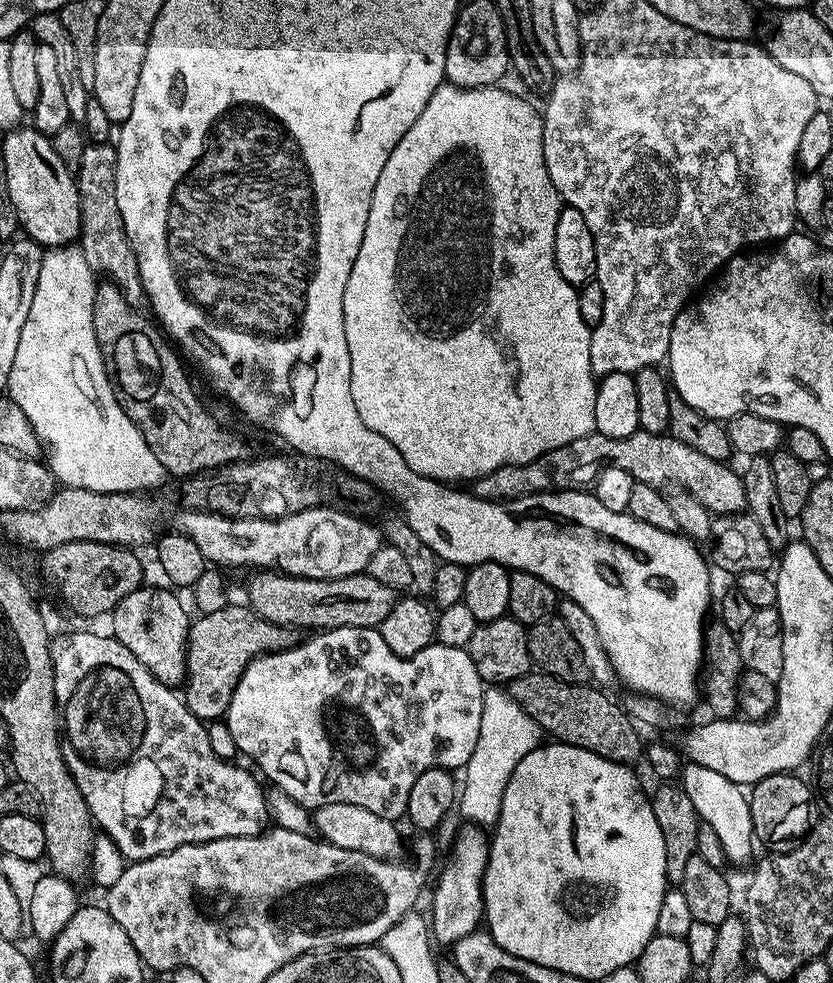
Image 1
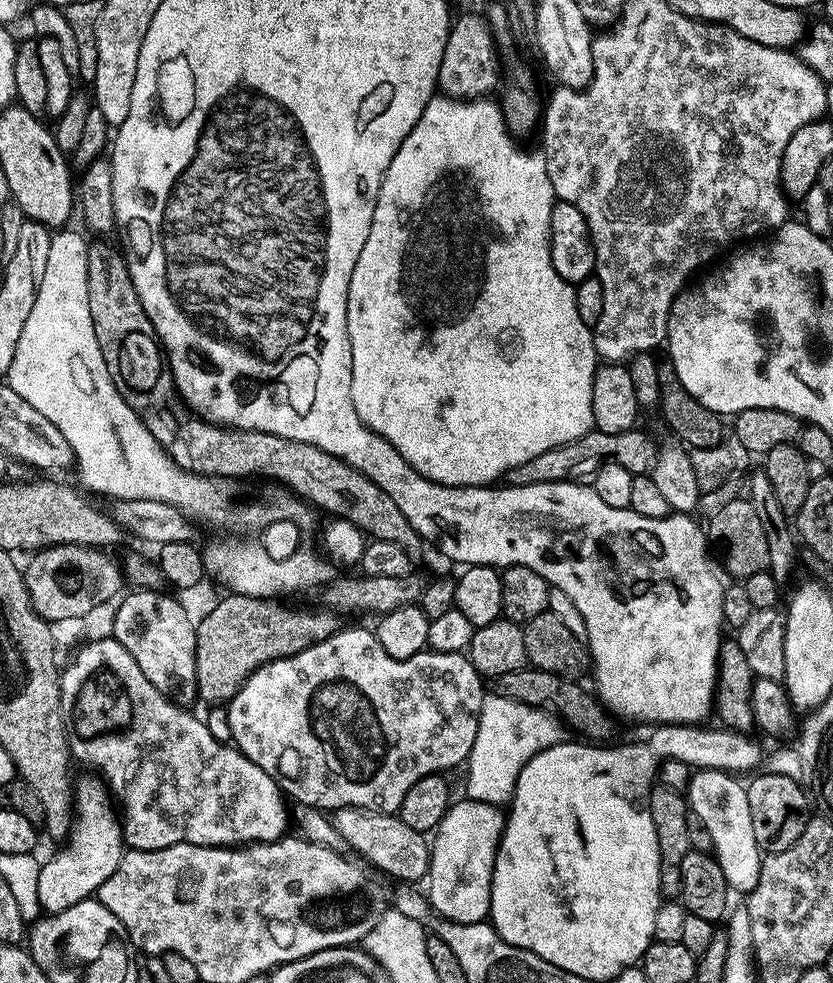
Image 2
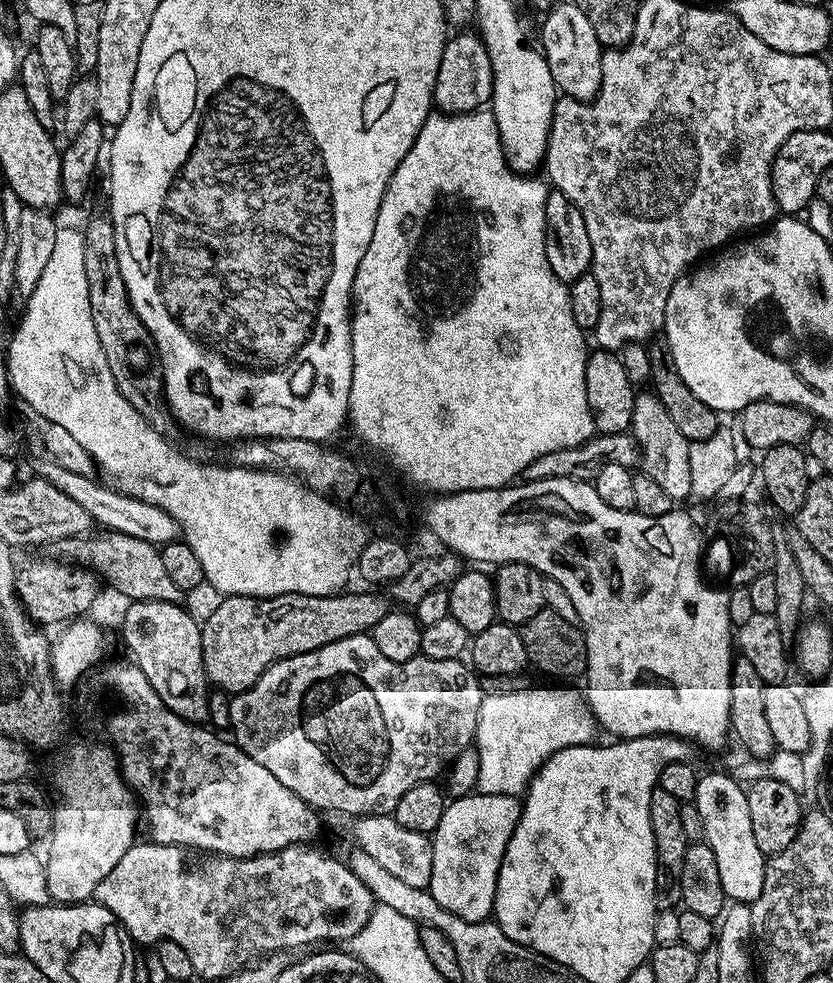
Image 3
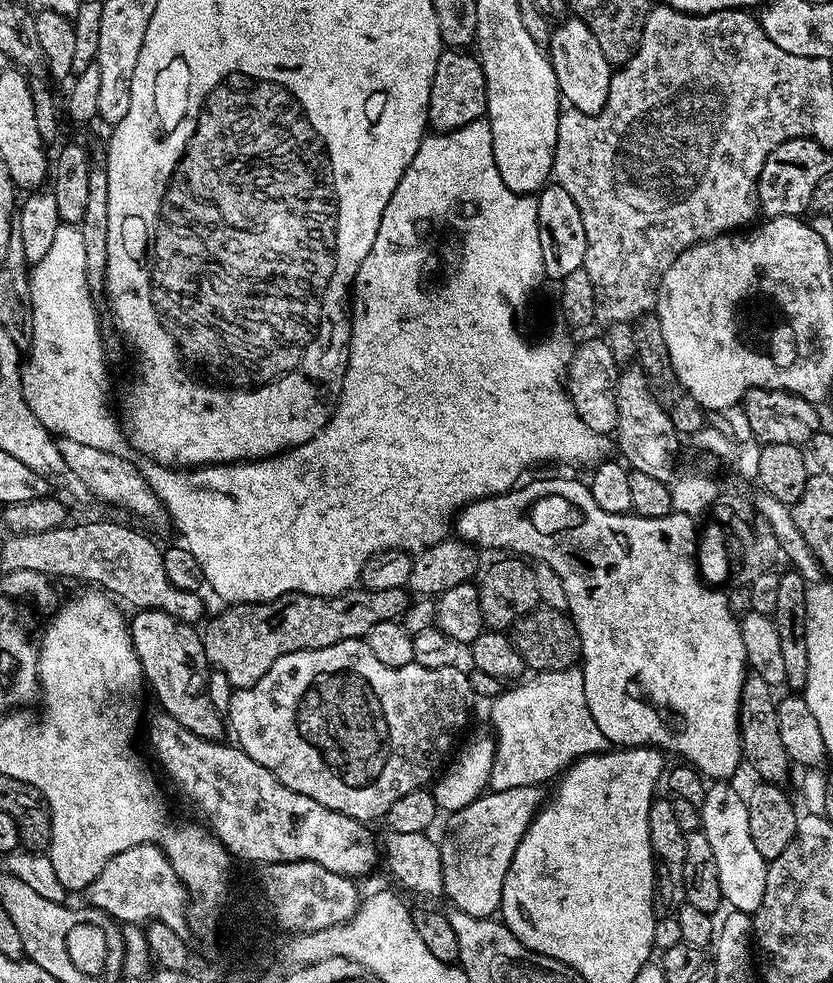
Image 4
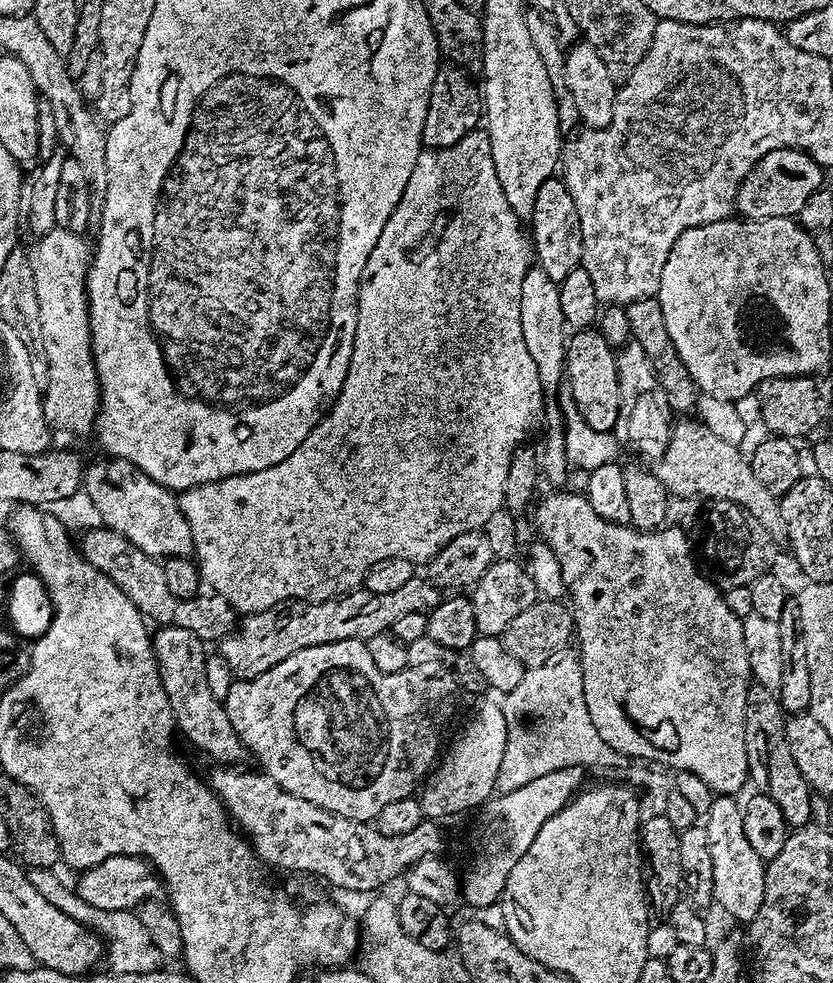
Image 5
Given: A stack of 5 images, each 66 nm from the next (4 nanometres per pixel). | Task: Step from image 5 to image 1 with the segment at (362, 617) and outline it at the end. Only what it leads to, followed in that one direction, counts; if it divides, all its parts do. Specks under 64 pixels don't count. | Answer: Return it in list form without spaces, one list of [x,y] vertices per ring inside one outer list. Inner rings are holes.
[[[228,602],[220,610],[197,615],[197,620],[195,617],[191,621],[188,630],[188,675],[184,677],[182,695],[190,711],[205,722],[219,721],[227,713],[236,684],[251,660],[256,660],[267,652],[280,652],[283,648],[292,648],[298,642],[297,629],[283,628],[274,622],[266,622],[266,618],[252,611],[251,607],[241,604]]]

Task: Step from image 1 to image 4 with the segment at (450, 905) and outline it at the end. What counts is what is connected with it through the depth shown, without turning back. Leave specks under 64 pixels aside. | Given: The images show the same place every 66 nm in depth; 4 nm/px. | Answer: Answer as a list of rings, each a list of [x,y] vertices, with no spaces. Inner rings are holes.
[[[541,785],[514,786],[514,790],[485,791],[470,806],[462,806],[462,810],[451,813],[448,833],[440,845],[440,873],[444,883],[443,895],[448,896],[451,907],[462,914],[492,918],[497,915],[502,898],[502,886],[506,874],[510,870],[510,862],[514,858],[514,850],[518,850],[518,842],[526,834],[533,818],[540,811],[546,800],[546,792]]]

